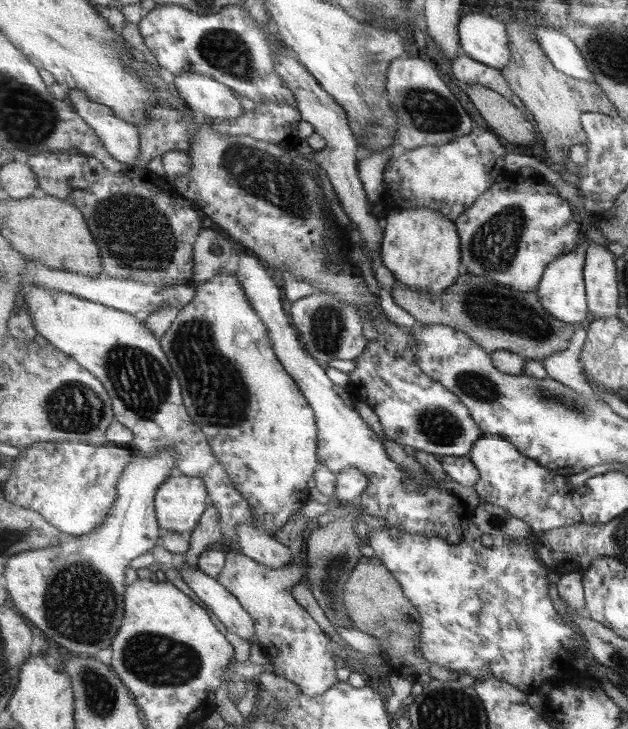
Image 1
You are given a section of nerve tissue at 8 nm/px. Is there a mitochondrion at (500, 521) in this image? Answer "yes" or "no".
yes

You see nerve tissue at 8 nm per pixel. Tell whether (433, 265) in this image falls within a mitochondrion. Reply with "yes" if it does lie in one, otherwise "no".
no

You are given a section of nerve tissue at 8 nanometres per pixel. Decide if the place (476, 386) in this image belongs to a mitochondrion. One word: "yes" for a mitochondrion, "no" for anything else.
yes

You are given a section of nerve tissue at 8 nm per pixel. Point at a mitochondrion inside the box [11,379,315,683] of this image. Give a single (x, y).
(73, 610)

